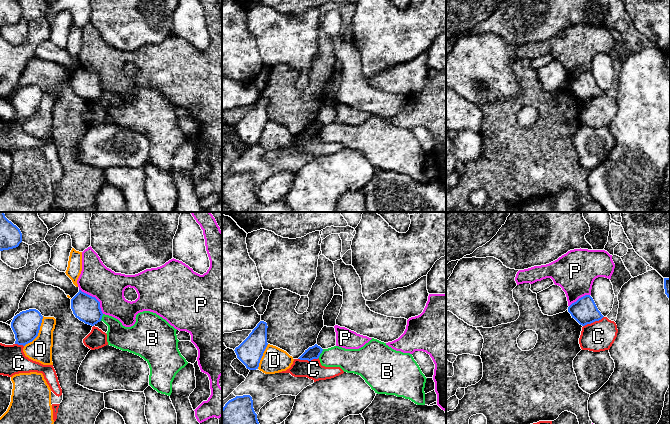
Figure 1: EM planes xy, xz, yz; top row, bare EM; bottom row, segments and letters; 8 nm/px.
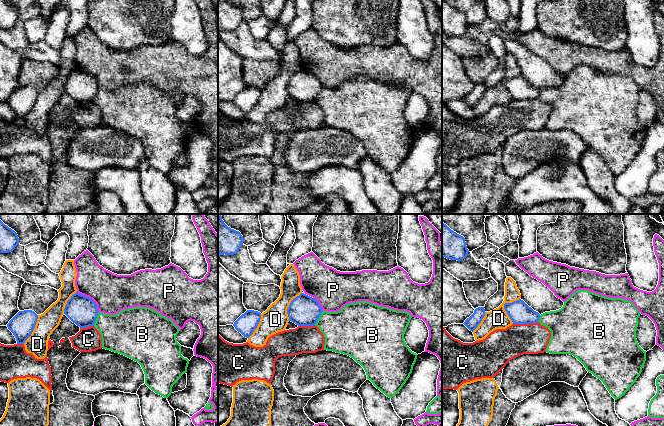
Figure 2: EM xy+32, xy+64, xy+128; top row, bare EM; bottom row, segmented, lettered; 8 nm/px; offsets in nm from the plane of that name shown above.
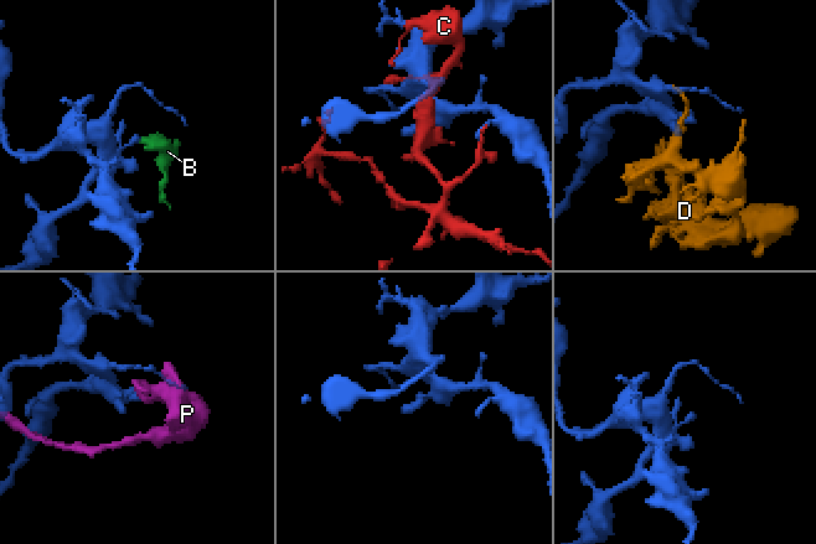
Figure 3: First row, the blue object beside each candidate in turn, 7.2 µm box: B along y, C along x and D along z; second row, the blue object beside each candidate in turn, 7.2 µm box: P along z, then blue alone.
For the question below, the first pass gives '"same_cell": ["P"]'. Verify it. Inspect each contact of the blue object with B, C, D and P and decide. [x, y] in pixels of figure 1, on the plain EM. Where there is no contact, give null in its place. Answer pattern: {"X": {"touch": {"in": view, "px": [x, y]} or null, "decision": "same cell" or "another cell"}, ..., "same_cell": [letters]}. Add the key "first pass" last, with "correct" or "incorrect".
{"B": {"touch": {"in": "xz", "px": [321, 128]}, "decision": "another cell"}, "C": {"touch": {"in": "xz", "px": [308, 136]}, "decision": "another cell"}, "D": {"touch": {"in": "xy", "px": [38, 108]}, "decision": "another cell"}, "P": {"touch": {"in": "xy", "px": [95, 74]}, "decision": "another cell"}, "same_cell": [], "first pass": "incorrect"}

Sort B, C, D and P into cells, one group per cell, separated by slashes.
B / C / D / P

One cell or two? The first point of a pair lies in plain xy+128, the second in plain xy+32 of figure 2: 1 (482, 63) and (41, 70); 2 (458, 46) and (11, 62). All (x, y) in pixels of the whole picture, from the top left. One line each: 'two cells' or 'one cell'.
1: one cell
2: two cells

